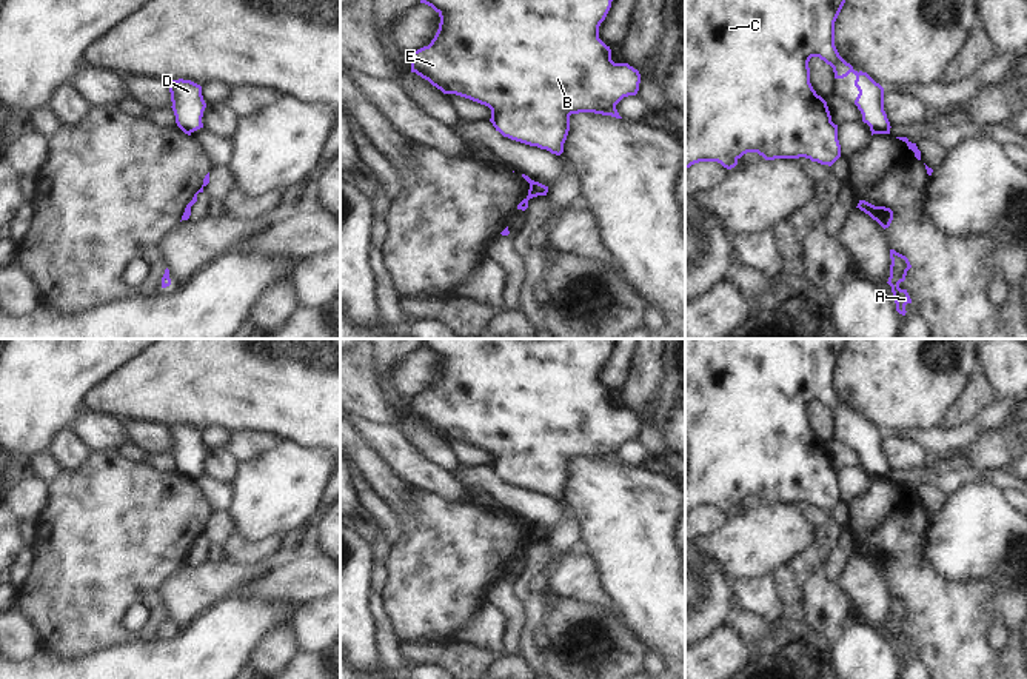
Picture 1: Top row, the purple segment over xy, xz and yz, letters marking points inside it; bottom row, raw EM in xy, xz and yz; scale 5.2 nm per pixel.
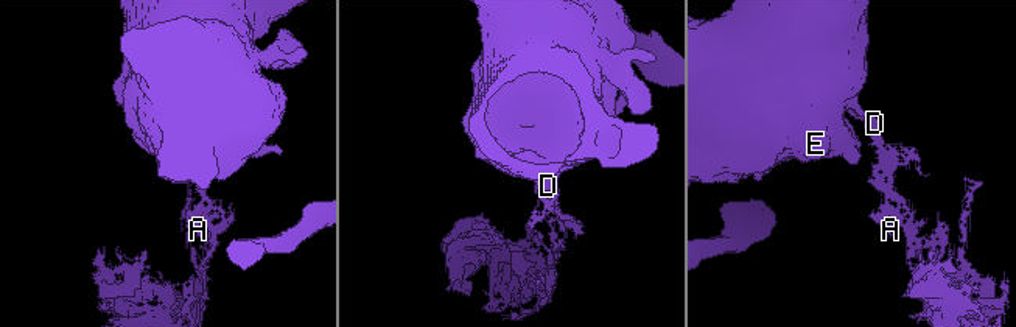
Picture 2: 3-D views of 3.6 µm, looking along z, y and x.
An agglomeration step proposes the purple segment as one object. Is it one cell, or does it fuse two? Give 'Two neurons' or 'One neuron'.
Two neurons.

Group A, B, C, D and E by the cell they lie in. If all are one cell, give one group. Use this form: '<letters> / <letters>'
A / B C D E

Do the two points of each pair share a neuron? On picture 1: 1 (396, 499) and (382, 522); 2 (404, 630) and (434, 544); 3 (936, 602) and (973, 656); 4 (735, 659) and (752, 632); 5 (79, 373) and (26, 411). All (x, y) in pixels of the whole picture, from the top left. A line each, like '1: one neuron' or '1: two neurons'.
1: two neurons
2: one neuron
3: one neuron
4: two neurons
5: one neuron

